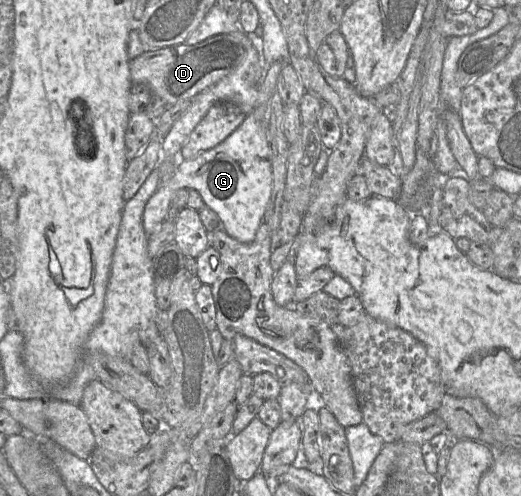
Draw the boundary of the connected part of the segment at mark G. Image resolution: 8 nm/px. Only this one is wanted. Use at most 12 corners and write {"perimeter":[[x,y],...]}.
{"perimeter":[[284,62],[265,63],[257,106],[225,141],[185,160],[148,200],[149,236],[195,189],[242,243],[272,194],[268,115]]}

